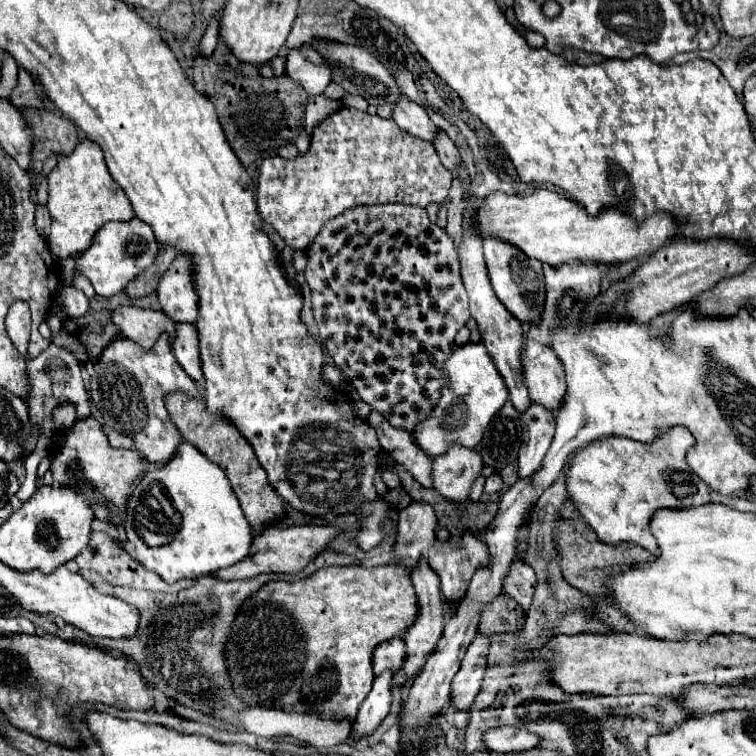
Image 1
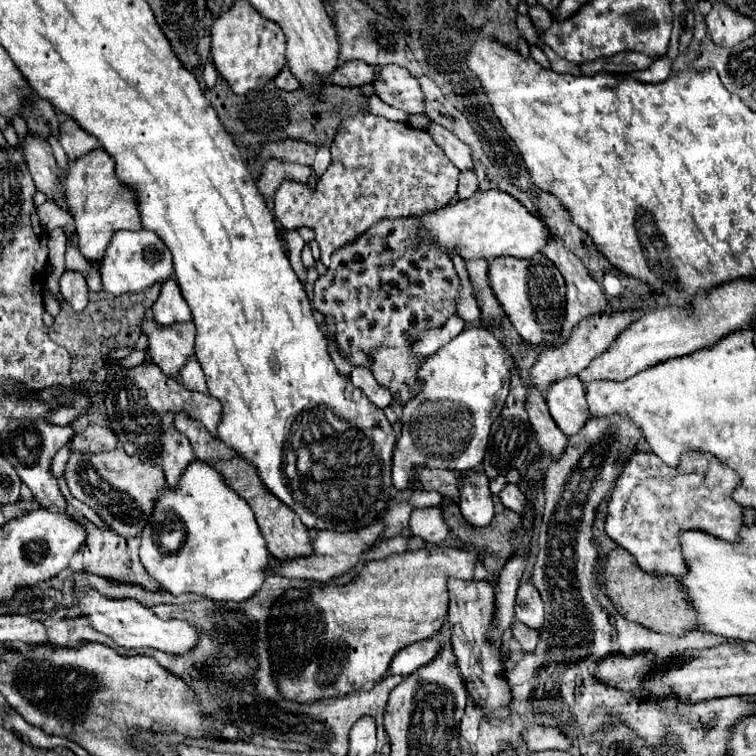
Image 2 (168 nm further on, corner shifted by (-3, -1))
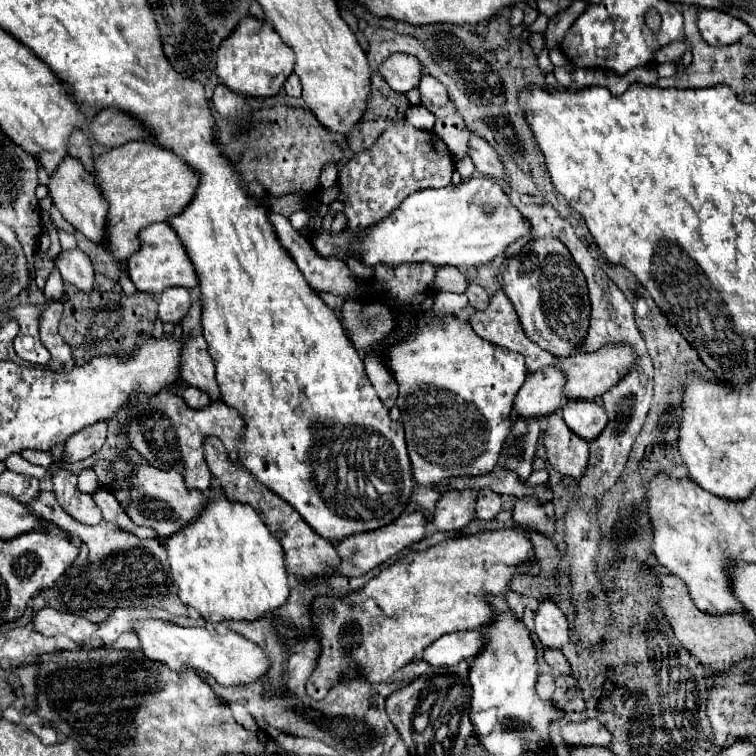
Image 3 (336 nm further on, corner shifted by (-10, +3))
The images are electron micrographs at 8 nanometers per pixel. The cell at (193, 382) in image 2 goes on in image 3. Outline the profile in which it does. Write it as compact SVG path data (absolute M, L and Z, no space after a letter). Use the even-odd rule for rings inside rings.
M182 386L178 394L184 396L184 402L190 408L206 408L210 404L210 396L204 390L198 390L194 386Z

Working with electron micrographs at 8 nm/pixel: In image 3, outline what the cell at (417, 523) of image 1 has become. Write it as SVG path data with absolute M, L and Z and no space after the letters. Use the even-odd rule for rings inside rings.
M450 490L446 492L434 512L432 524L436 524L438 530L454 532L464 528L474 518L476 508L476 496L478 490Z

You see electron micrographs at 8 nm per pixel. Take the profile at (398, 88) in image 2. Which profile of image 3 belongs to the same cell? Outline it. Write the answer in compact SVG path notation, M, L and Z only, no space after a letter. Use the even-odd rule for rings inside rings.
M424 74L418 90L422 94L422 106L426 106L436 118L450 116L450 114L456 112L456 106L452 104L446 86L442 82L438 82L436 78Z

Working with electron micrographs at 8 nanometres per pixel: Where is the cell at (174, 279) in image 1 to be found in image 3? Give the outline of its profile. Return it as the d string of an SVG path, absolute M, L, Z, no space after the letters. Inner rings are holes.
M168 288L158 296L158 318L162 322L178 324L190 308L190 294L186 288Z

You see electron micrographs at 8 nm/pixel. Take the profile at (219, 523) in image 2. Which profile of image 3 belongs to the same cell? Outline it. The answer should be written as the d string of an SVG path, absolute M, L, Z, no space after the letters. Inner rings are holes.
M222 492L218 496L208 496L210 504L208 508L204 508L200 518L186 526L182 532L170 536L164 544L168 550L174 582L178 586L178 592L182 592L182 602L194 608L196 614L212 624L220 624L222 620L254 622L266 614L272 614L274 610L284 606L290 596L288 574L278 540L268 532L264 520L256 510L252 510L252 506L228 502Z

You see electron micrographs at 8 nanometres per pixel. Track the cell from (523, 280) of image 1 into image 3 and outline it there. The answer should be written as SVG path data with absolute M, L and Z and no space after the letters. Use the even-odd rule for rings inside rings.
M554 238L528 242L518 254L506 258L498 282L514 304L522 330L542 350L566 358L584 346L590 324L588 286L584 274L580 274L580 268L562 242Z

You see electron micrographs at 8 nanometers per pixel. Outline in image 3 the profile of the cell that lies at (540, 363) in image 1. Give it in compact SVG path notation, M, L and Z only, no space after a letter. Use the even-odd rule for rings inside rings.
M570 400L564 406L564 422L580 438L596 440L596 436L600 436L604 430L604 424L608 424L608 416L604 408L594 400Z

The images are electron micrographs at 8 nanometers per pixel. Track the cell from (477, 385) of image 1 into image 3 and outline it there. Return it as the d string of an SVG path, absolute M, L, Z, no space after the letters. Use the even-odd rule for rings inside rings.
M426 314L426 324L418 324L412 334L400 338L390 334L386 340L380 340L376 350L382 354L386 368L398 384L396 406L400 408L402 424L406 428L414 480L424 486L434 486L456 476L482 476L492 472L510 432L514 396L528 374L524 356L480 338L468 322L456 316L440 320L430 314Z

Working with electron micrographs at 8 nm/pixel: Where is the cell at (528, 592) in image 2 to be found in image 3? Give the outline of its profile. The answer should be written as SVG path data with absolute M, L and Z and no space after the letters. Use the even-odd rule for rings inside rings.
M542 602L536 610L536 634L544 648L562 650L570 642L570 626L556 602Z

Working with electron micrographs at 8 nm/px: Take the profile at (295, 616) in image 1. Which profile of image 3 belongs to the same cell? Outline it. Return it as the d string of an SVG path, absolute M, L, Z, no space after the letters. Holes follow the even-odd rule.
M502 528L502 530L490 530L490 532L480 532L480 534L472 534L472 536L460 536L460 538L450 538L450 540L444 540L442 544L438 546L432 546L424 552L410 552L406 554L402 560L398 560L396 564L392 564L390 568L382 570L376 578L372 578L360 592L354 592L350 594L348 598L334 598L334 596L322 596L322 598L316 598L314 600L314 608L312 608L312 618L314 618L314 626L316 630L320 632L320 644L322 644L322 656L318 660L318 668L314 670L310 682L306 684L306 690L308 694L314 698L314 700L322 700L328 690L338 682L338 674L340 672L346 672L350 670L350 666L360 666L360 678L366 678L368 682L384 682L388 680L398 668L406 666L408 662L412 662L416 656L420 656L424 652L424 648L428 648L428 644L432 644L434 640L438 640L440 636L444 634L450 634L450 632L458 632L458 630L480 630L484 628L486 624L490 624L494 620L494 608L488 604L488 596L490 594L496 594L496 596L502 596L510 590L510 582L516 574L530 574L530 576L538 576L540 574L540 566L530 562L534 558L534 548L532 548L532 542L530 538L526 536L526 532L522 532L520 528Z

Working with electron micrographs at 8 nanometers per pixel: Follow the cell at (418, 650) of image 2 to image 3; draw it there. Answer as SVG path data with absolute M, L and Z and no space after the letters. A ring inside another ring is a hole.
M470 630L470 632L450 632L436 640L436 644L430 644L422 652L422 660L426 660L430 666L454 666L462 660L474 660L486 640L482 632Z

